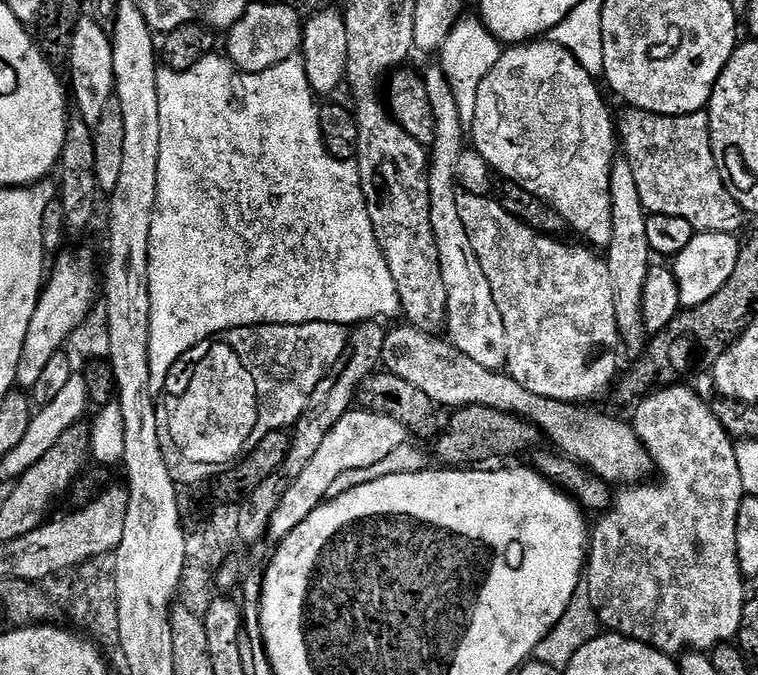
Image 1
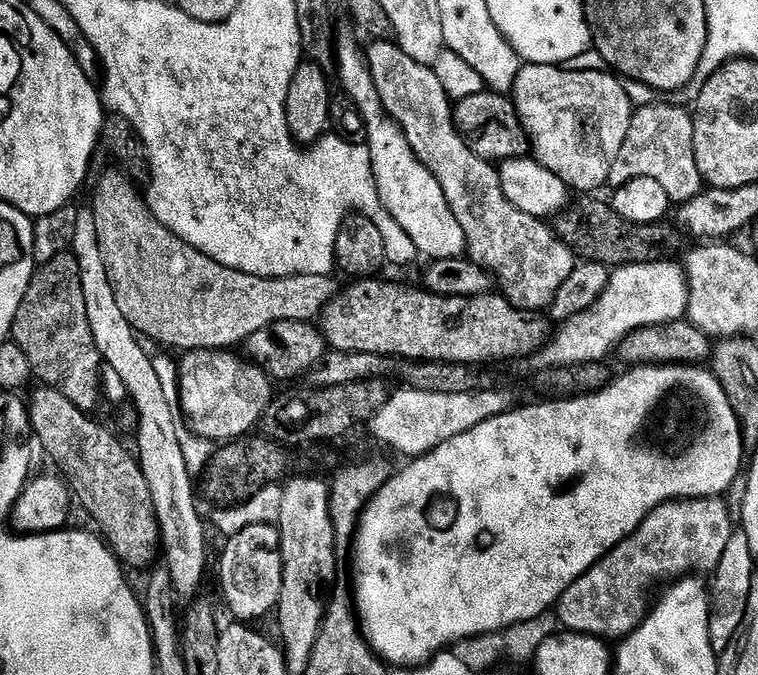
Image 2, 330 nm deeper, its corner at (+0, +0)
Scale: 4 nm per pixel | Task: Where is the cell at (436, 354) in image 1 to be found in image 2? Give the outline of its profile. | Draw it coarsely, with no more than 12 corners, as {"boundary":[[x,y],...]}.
{"boundary":[[108,172],[90,210],[133,332],[181,353],[308,324],[322,276],[260,280],[181,244]]}

